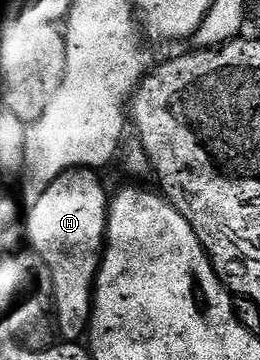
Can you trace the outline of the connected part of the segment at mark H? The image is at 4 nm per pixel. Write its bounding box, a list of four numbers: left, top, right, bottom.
[30,169,111,341]

